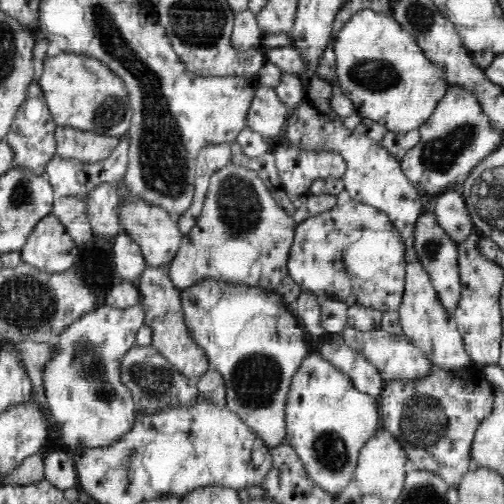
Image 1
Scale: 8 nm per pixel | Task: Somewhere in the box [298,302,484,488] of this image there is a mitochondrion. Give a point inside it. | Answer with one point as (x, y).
(424, 422)

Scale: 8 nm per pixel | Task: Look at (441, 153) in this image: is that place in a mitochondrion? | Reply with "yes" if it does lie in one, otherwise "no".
yes

